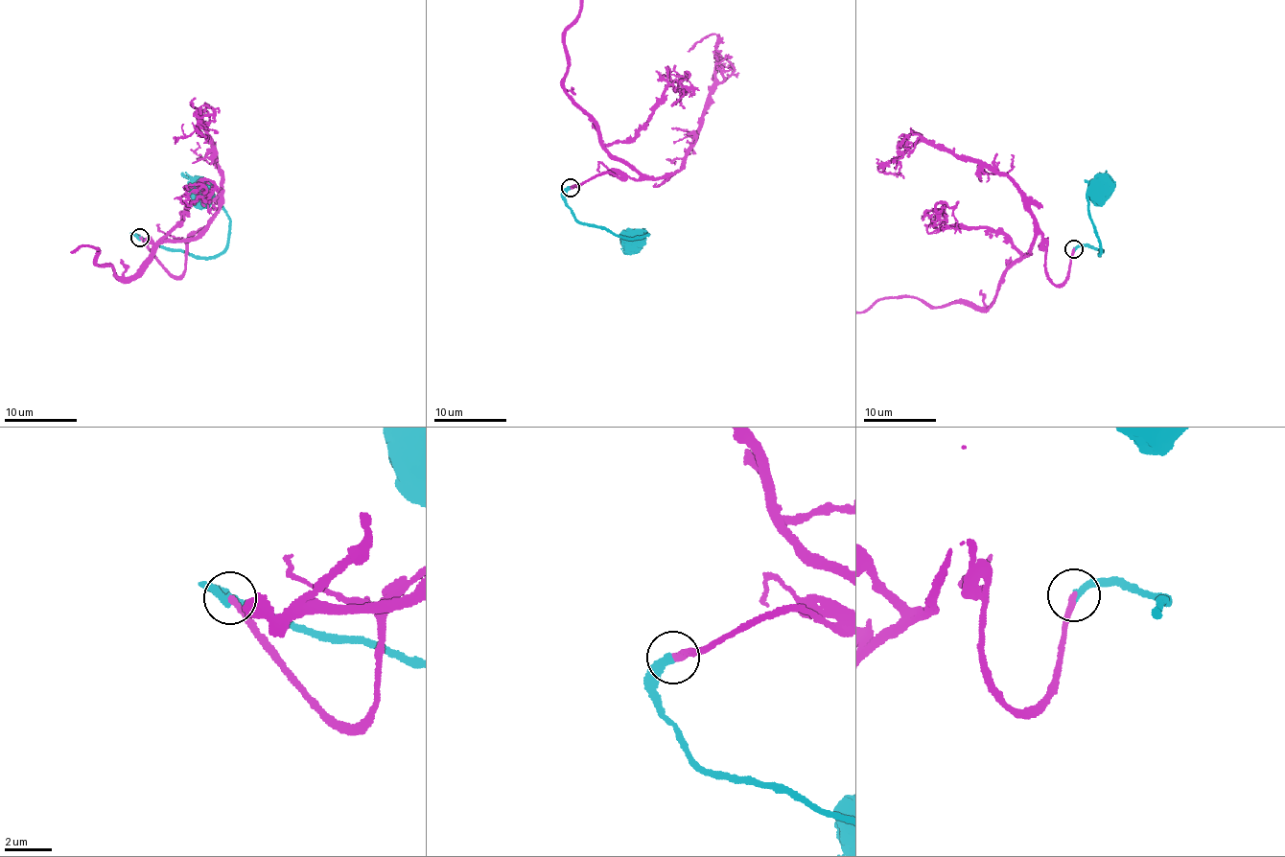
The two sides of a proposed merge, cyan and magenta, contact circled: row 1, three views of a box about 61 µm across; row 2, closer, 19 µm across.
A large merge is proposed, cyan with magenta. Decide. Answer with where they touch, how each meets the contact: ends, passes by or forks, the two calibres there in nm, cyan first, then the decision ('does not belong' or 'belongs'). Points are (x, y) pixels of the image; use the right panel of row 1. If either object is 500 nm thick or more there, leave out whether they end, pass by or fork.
(1073, 249) | cyan ends | magenta ends | 320/240 nm | does not belong

